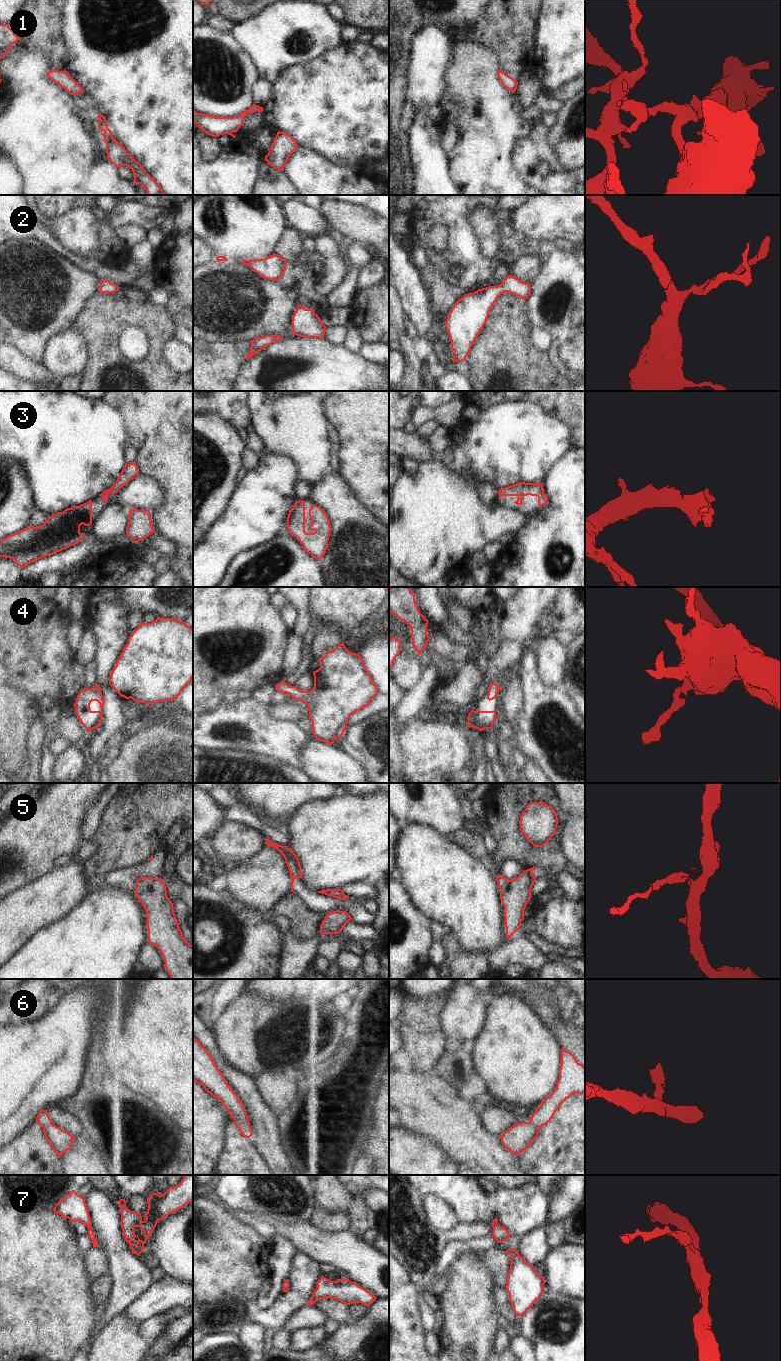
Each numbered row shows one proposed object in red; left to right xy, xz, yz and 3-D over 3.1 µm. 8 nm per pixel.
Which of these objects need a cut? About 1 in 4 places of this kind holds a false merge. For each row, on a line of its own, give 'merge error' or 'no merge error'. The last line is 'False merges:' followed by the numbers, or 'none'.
1: no merge error
2: no merge error
3: no merge error
4: no merge error
5: no merge error
6: no merge error
7: no merge error
False merges: none

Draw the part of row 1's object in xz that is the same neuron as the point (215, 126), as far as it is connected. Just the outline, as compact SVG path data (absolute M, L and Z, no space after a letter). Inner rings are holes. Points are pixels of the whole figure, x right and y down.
M253 104L248 110L245 110L233 117L215 117L213 115L198 113L193 109L193 122L198 125L208 135L219 137L223 134L233 135L243 125L245 116L252 112L263 112L263 107Z

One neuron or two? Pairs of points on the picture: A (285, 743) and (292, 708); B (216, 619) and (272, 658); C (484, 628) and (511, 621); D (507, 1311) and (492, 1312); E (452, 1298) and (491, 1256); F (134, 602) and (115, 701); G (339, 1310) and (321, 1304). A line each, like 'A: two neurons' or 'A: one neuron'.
A: two neurons
B: one neuron
C: two neurons
D: two neurons
E: two neurons
F: two neurons
G: one neuron

